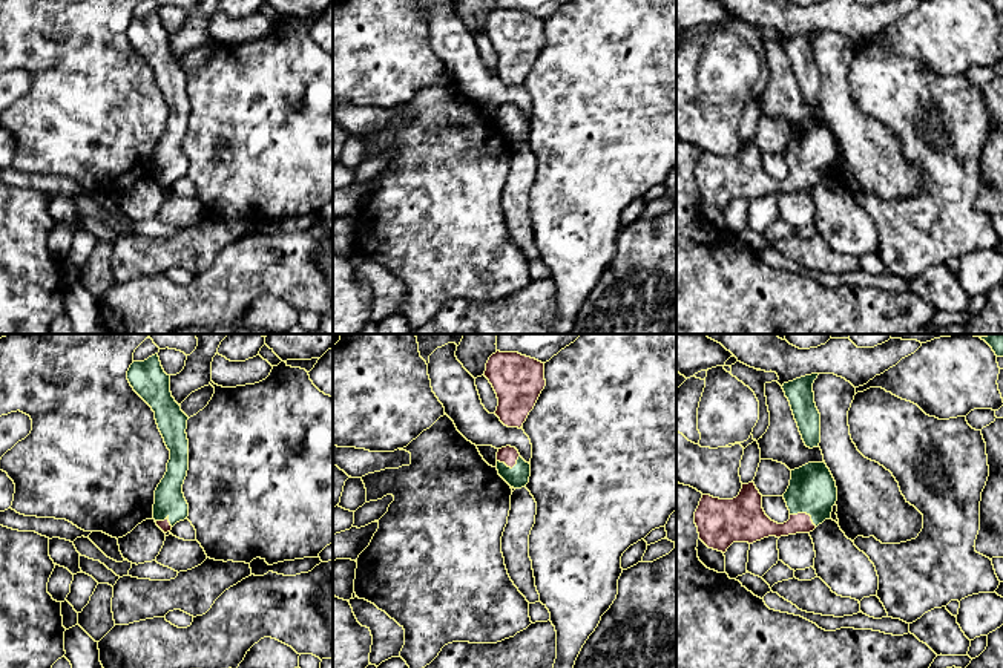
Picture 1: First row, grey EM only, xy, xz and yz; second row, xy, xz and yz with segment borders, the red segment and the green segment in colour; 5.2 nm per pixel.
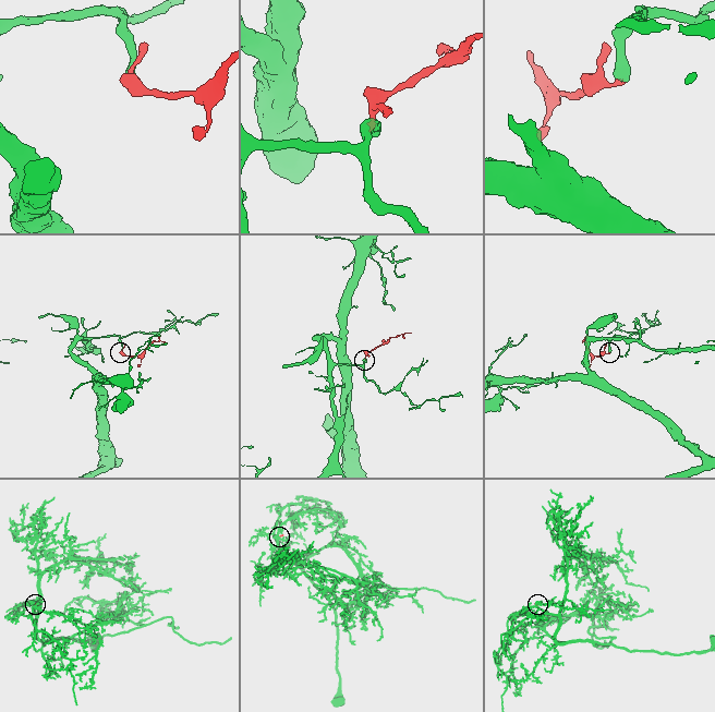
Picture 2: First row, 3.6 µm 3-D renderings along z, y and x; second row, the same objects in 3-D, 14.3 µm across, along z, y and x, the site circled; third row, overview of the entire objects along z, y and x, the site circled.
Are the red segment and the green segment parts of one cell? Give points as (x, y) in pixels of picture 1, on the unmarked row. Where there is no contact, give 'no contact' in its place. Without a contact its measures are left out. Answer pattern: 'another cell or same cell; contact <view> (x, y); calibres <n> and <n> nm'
same cell; contact yz (805, 170); calibres 140 and 240 nm

